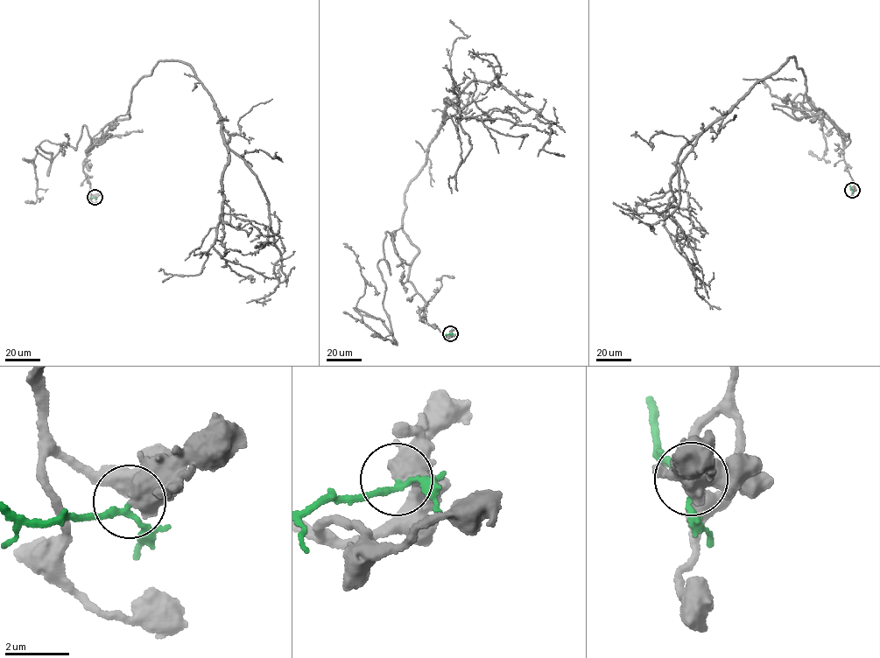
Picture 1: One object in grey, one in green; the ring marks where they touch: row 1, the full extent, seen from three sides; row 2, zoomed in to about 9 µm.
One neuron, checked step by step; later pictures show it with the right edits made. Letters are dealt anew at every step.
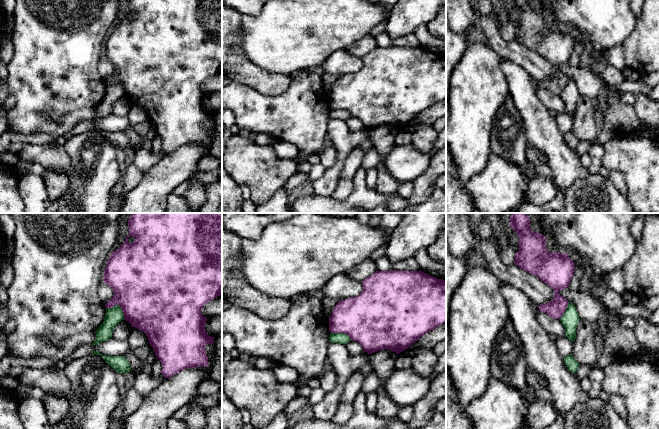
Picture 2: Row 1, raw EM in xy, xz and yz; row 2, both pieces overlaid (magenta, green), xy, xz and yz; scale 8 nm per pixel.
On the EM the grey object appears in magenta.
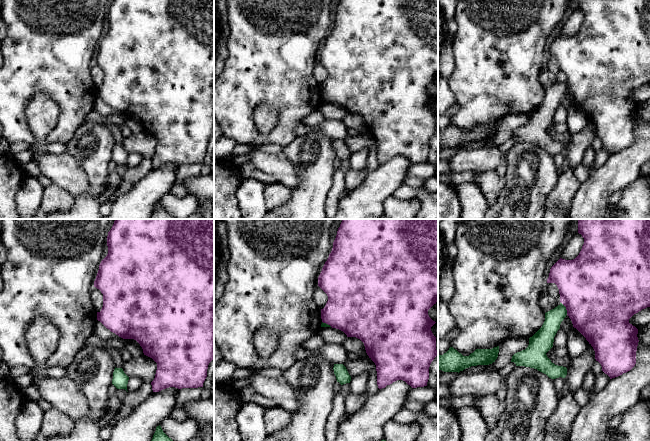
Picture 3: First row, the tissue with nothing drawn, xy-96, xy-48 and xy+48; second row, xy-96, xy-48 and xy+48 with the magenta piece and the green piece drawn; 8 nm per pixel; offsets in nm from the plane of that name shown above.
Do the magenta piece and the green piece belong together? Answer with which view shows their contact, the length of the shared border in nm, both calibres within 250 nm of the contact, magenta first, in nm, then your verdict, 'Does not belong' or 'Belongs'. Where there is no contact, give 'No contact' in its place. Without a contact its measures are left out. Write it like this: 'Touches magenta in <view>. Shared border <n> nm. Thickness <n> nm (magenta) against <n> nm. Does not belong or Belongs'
Touches magenta in xy. Shared border 180 nm. Thickness 500 nm (magenta) against 140 nm. Does not belong

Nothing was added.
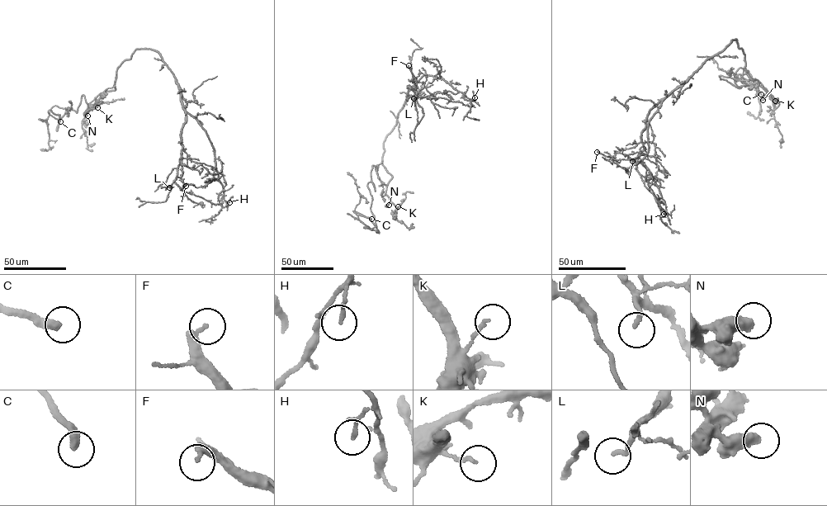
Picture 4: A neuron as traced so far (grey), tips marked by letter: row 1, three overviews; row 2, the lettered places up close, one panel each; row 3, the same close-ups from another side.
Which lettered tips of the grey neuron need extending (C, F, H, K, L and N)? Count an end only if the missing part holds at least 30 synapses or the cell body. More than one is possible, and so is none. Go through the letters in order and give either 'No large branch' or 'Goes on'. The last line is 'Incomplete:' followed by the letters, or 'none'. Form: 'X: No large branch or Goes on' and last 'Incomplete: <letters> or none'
C: Goes on
F: Goes on
H: No large branch
K: No large branch
L: No large branch
N: No large branch
Incomplete: C, F

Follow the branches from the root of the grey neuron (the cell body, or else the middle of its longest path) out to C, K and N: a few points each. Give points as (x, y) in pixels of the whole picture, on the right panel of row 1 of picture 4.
C: (745, 63), (755, 80), (720, 78), (740, 87), (741, 68), (775, 109), (747, 73), (761, 94)
K: (745, 63), (749, 77), (758, 81), (775, 101)
N: (745, 63), (749, 77), (757, 80), (767, 92), (763, 100)

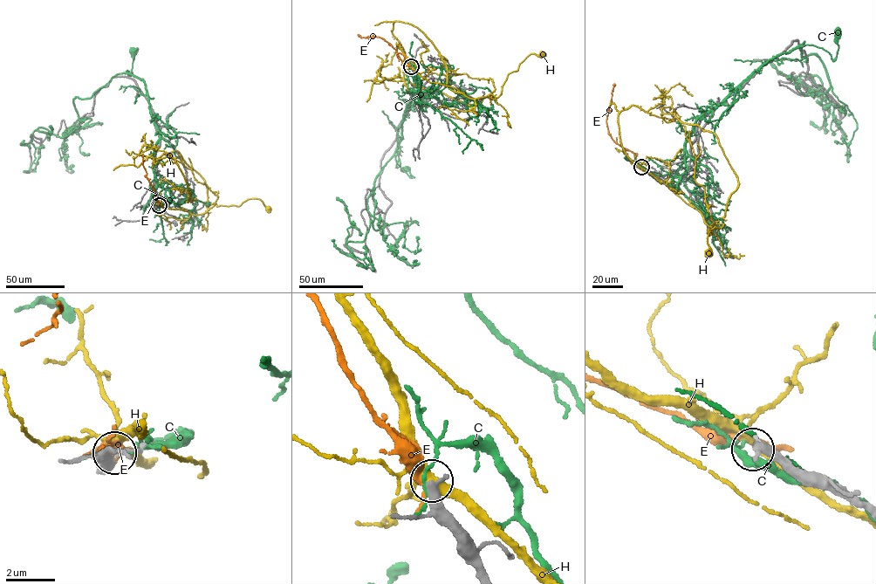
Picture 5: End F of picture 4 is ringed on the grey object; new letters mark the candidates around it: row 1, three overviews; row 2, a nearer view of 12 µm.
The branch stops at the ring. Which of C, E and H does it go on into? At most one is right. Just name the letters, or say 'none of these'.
none of these

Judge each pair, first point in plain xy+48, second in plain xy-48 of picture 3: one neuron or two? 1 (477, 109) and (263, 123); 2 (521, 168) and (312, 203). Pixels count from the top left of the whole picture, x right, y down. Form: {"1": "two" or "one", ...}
{"1": "two", "2": "one"}

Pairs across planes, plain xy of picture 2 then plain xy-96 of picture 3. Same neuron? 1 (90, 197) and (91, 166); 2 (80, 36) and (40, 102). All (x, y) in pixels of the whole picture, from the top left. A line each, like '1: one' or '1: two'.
1: one
2: two

